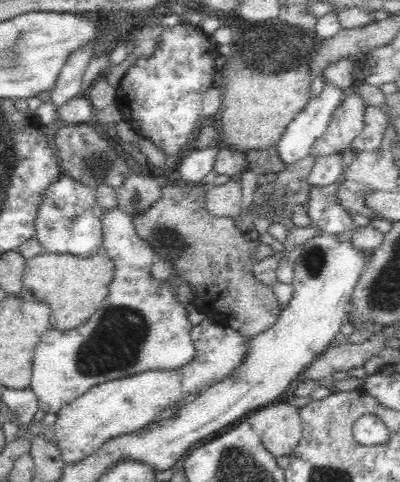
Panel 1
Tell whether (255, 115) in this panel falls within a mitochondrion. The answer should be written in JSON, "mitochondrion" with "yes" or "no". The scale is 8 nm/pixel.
{"mitochondrion":"no"}

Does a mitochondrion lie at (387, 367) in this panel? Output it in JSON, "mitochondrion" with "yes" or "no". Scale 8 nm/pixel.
{"mitochondrion":"no"}

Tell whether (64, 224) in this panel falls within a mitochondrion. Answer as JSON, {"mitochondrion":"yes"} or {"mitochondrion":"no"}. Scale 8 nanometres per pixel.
{"mitochondrion":"yes"}

